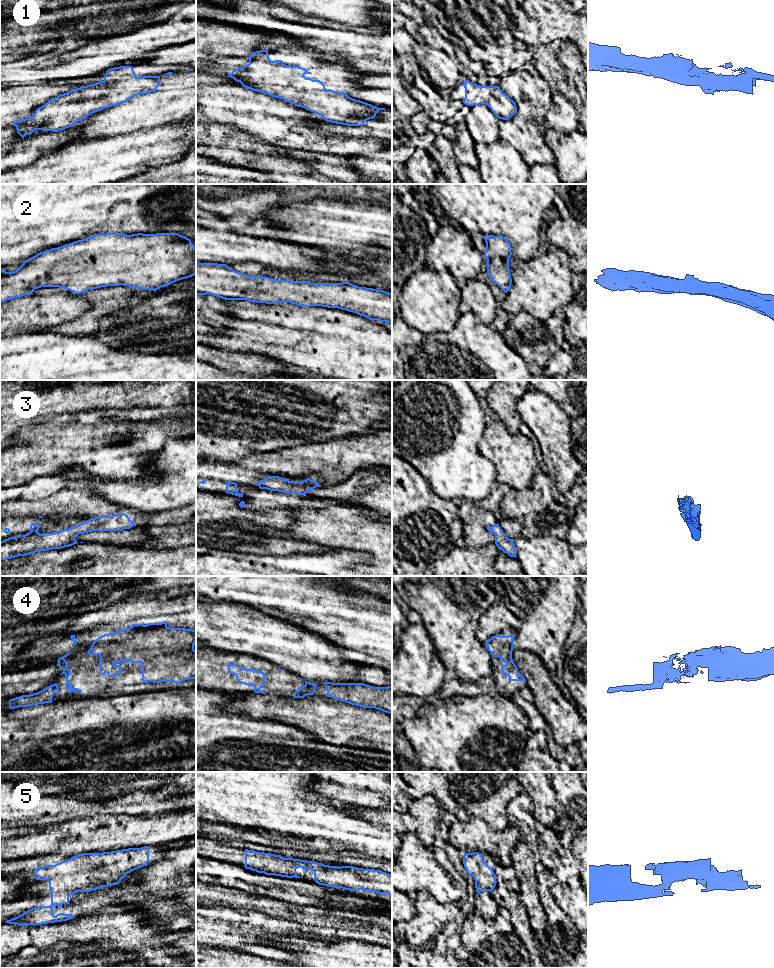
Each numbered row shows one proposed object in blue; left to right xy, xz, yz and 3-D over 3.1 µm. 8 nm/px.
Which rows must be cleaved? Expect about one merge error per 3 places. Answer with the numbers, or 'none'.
none

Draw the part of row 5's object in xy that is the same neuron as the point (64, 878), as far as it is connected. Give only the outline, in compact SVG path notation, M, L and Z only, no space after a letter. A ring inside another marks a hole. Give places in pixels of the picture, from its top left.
M149 847L128 848L103 853L83 853L70 859L34 869L36 880L48 880L51 891L51 904L49 906L37 906L23 914L7 920L5 923L22 925L42 925L48 923L67 921L74 916L72 914L59 913L53 915L53 906L58 905L61 909L63 904L69 903L69 897L76 892L90 892L102 887L119 884L126 874L147 866L149 862Z

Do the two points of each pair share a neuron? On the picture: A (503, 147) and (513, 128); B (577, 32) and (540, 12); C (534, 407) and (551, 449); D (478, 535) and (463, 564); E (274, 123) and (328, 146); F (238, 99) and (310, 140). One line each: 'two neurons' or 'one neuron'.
A: two neurons
B: one neuron
C: one neuron
D: two neurons
E: one neuron
F: one neuron

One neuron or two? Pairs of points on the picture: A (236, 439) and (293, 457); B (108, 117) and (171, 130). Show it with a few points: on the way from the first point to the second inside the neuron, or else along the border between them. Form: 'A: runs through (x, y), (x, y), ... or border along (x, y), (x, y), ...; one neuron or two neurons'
A: border along (295, 445), (249, 455); two neurons
B: border along (178, 120), (139, 128), (132, 132); two neurons

